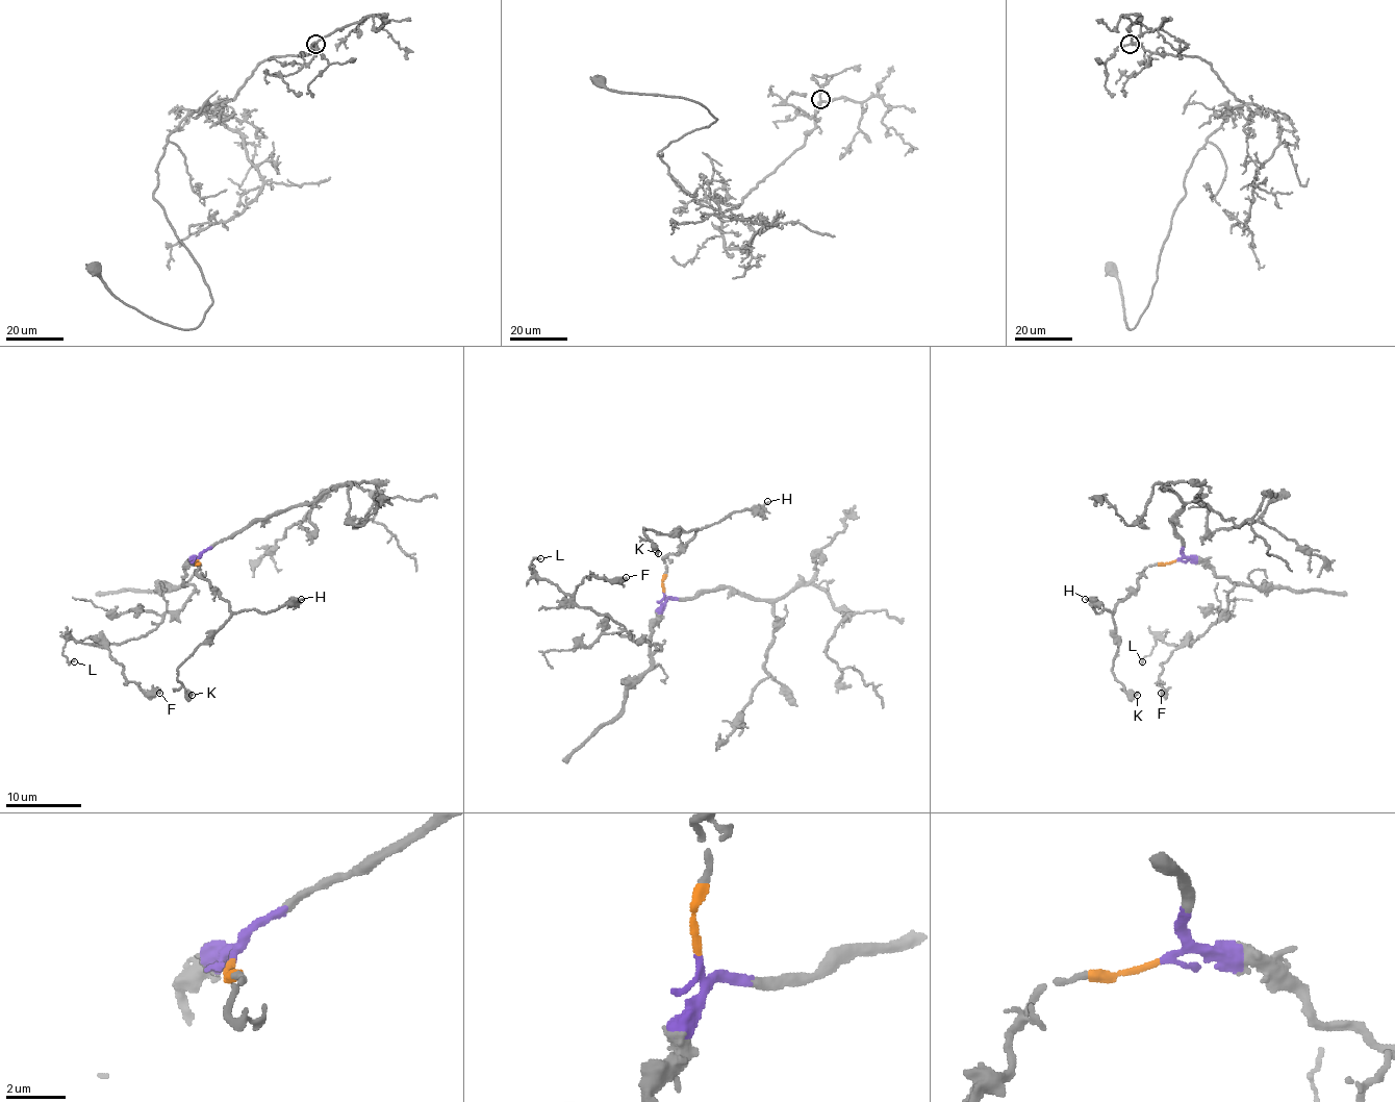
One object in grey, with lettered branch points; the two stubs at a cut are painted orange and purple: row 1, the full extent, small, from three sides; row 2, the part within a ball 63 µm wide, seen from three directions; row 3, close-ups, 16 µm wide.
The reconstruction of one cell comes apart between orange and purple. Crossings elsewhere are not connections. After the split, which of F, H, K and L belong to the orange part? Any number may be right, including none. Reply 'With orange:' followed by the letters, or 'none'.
With orange: H, K

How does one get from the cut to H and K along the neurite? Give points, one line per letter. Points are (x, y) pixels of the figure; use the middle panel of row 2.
H: (664, 592), (664, 559), (669, 554), (677, 554), (698, 529), (732, 515), (759, 508), (768, 501)
K: (664, 592), (664, 559), (669, 554), (677, 554), (696, 529), (662, 533), (643, 529), (658, 554)

